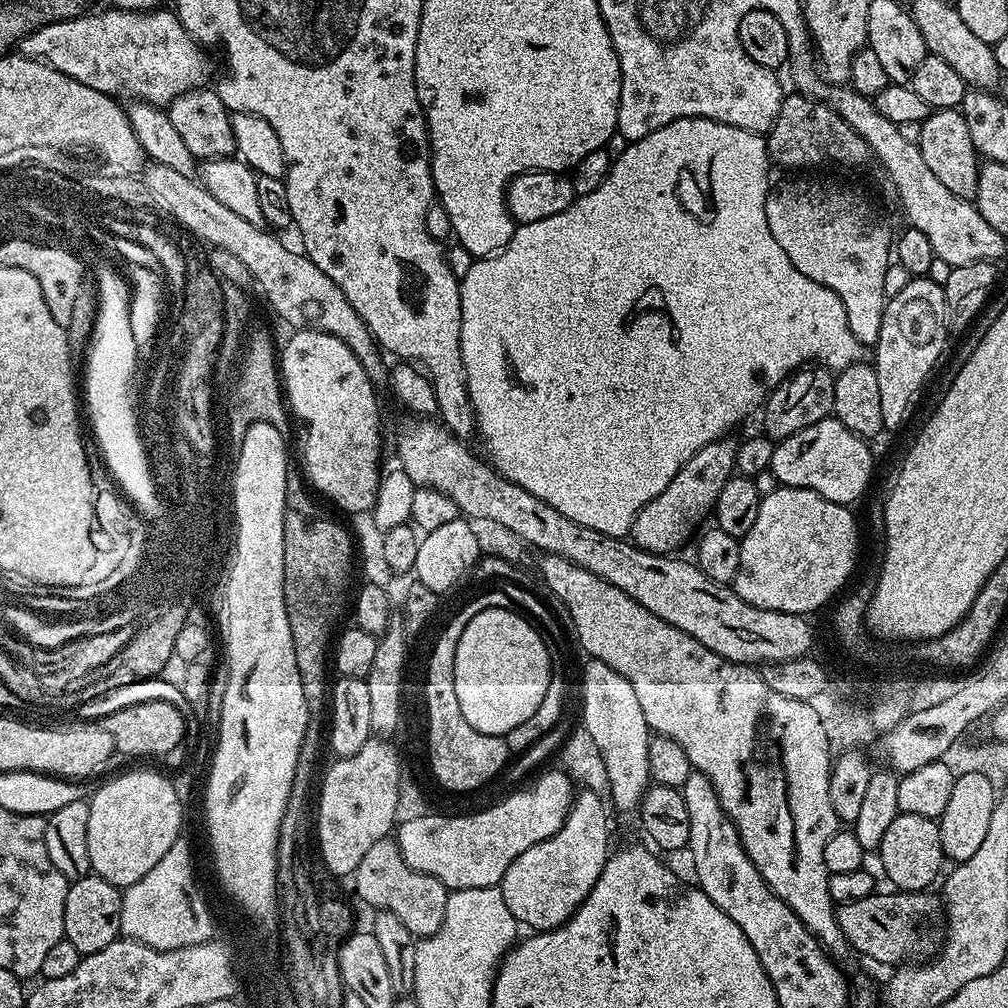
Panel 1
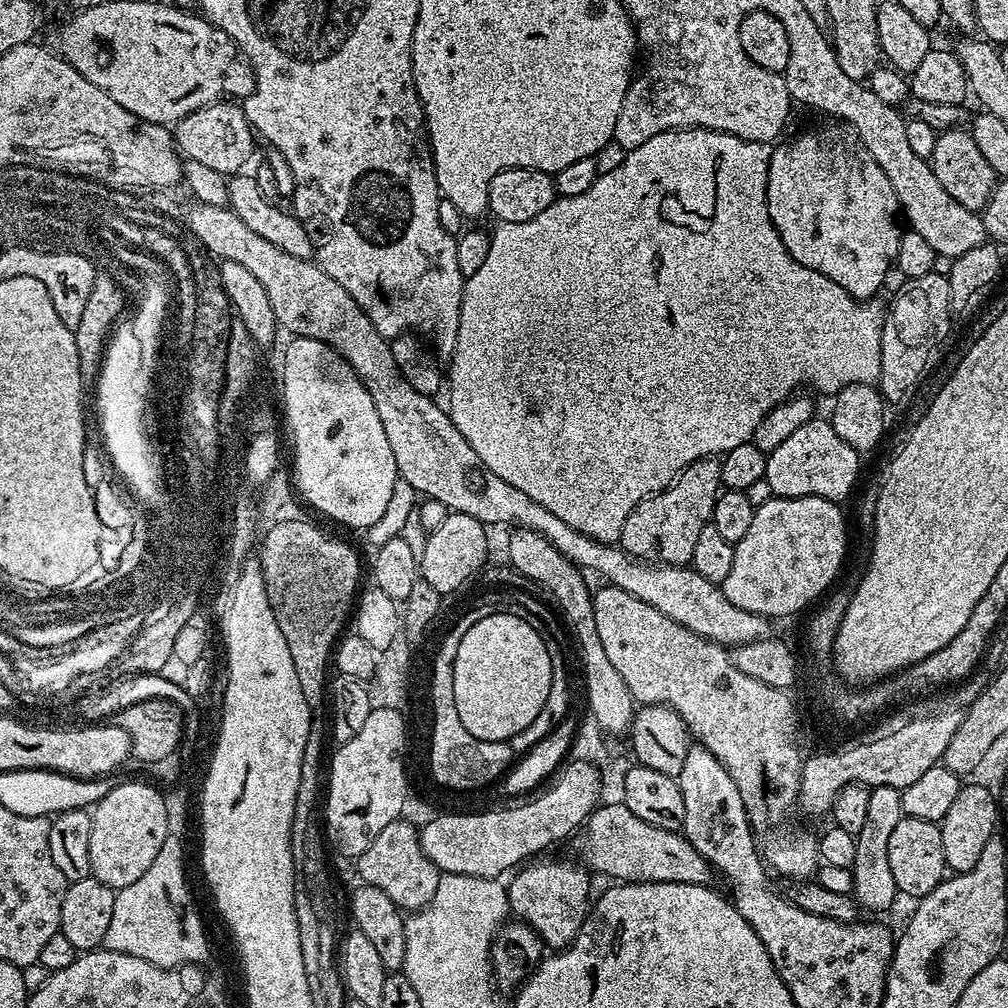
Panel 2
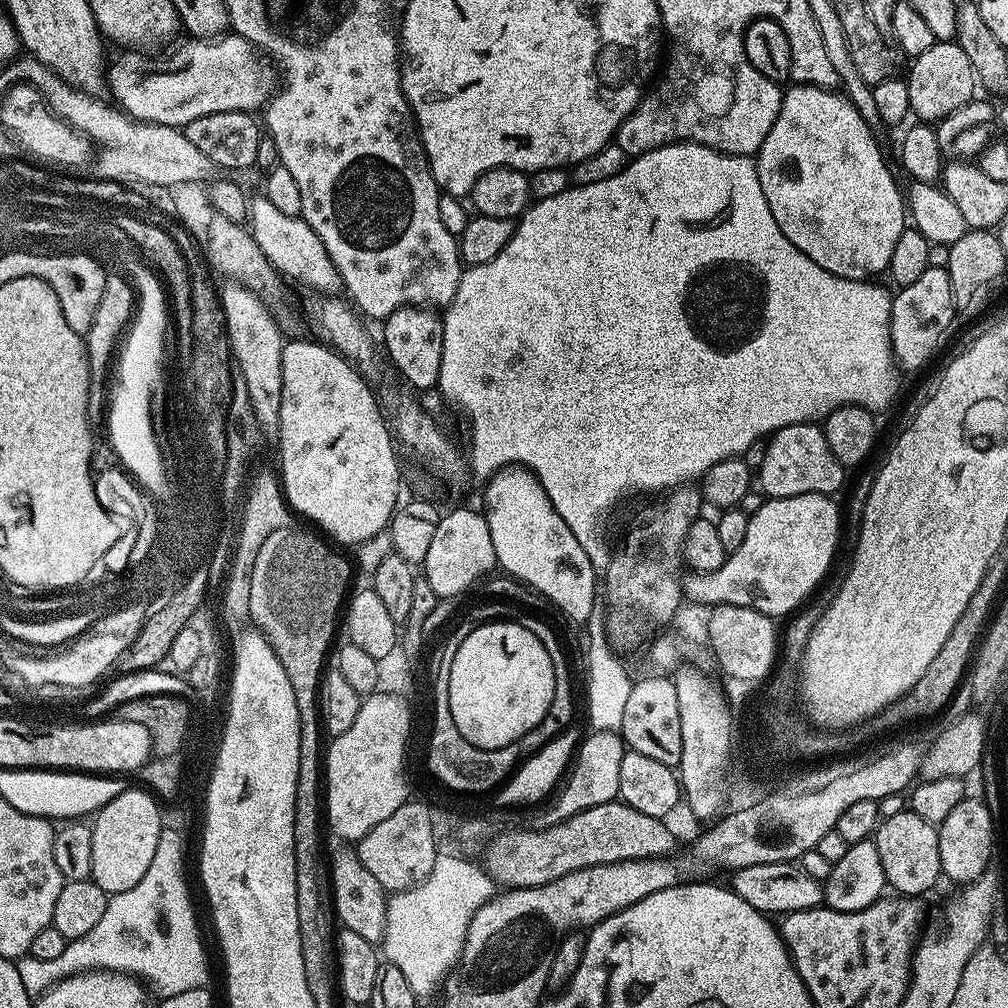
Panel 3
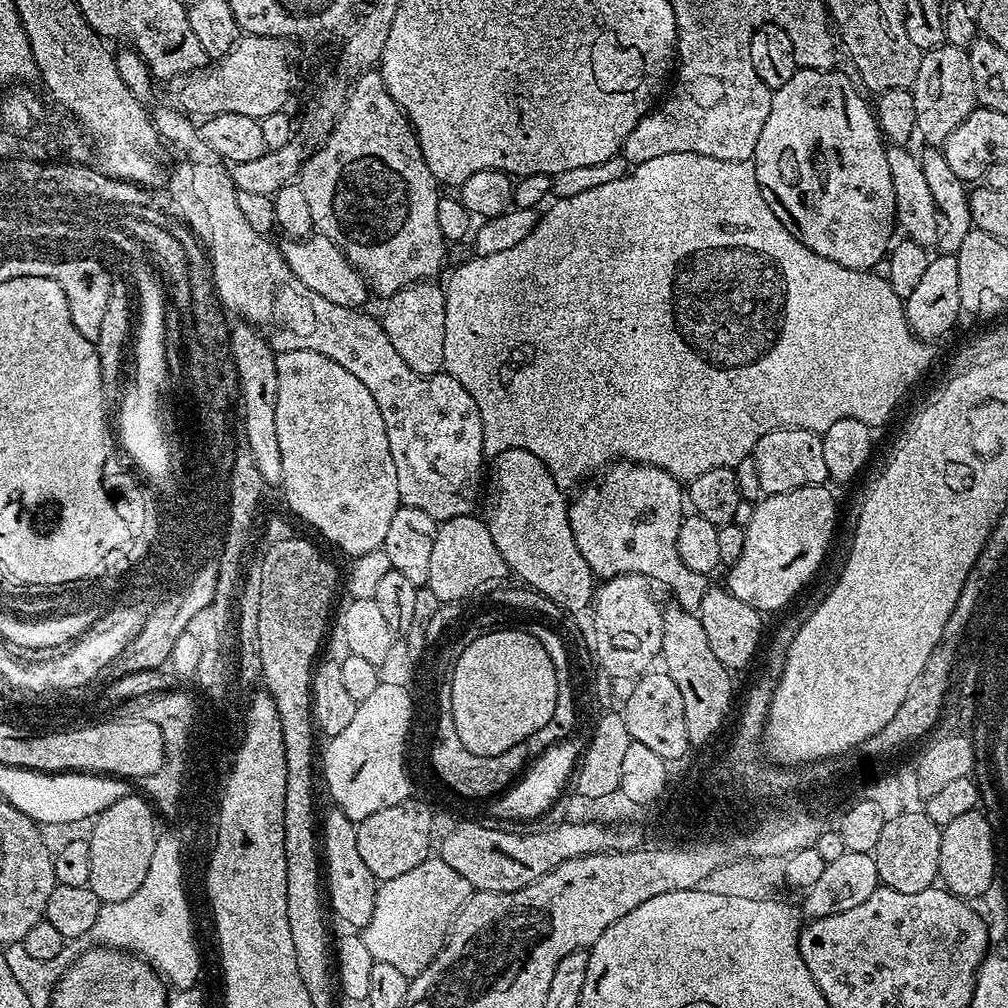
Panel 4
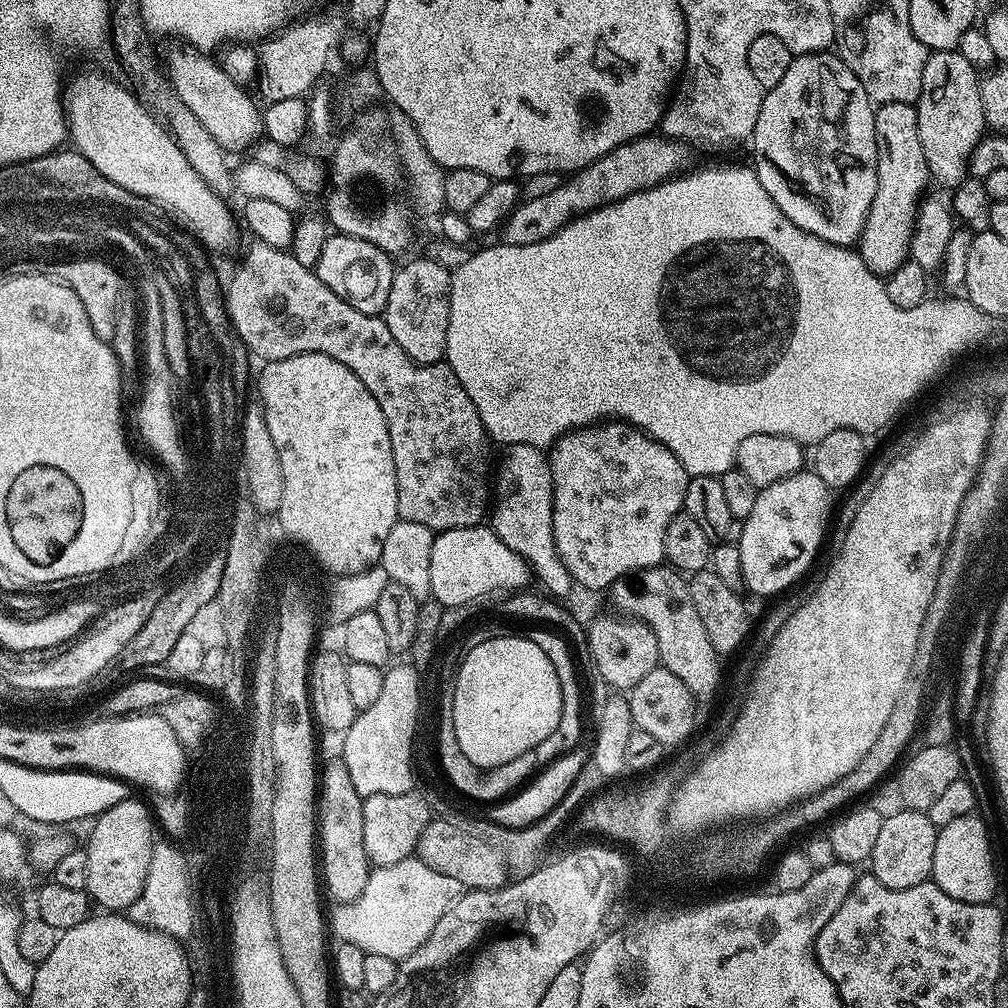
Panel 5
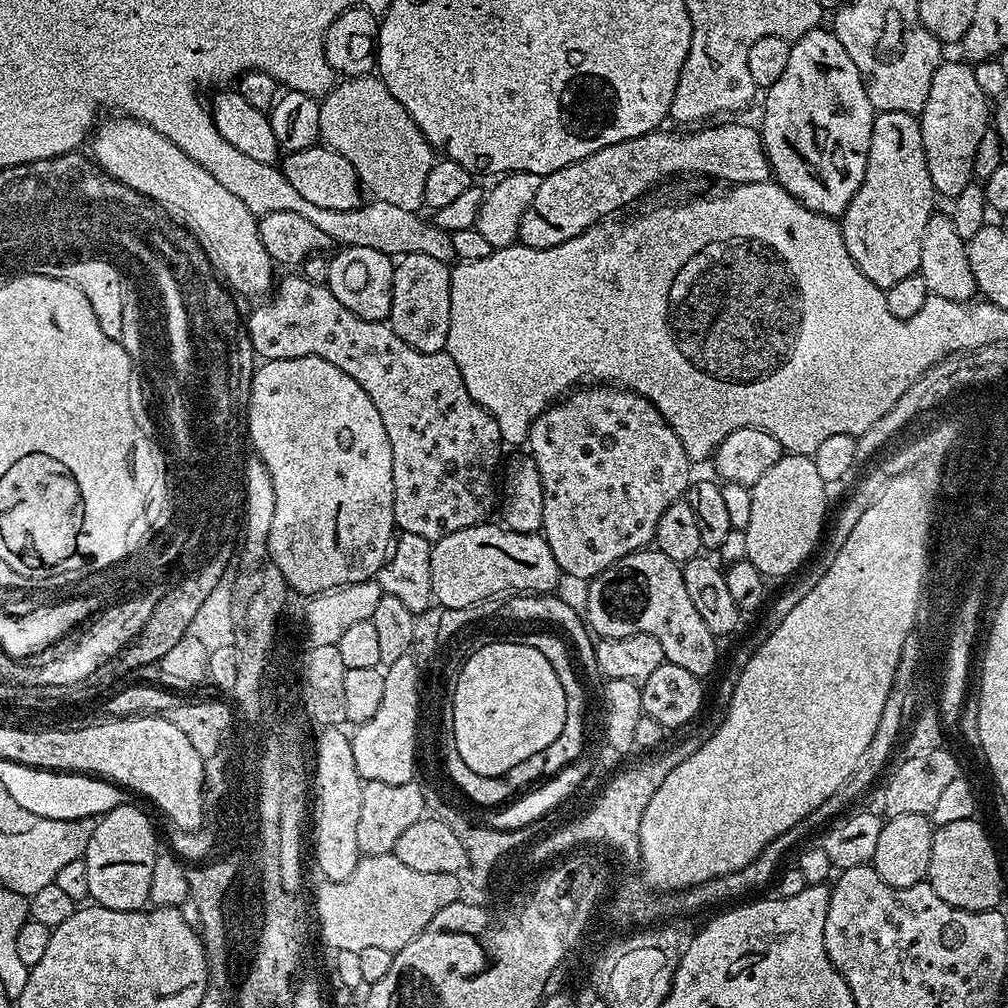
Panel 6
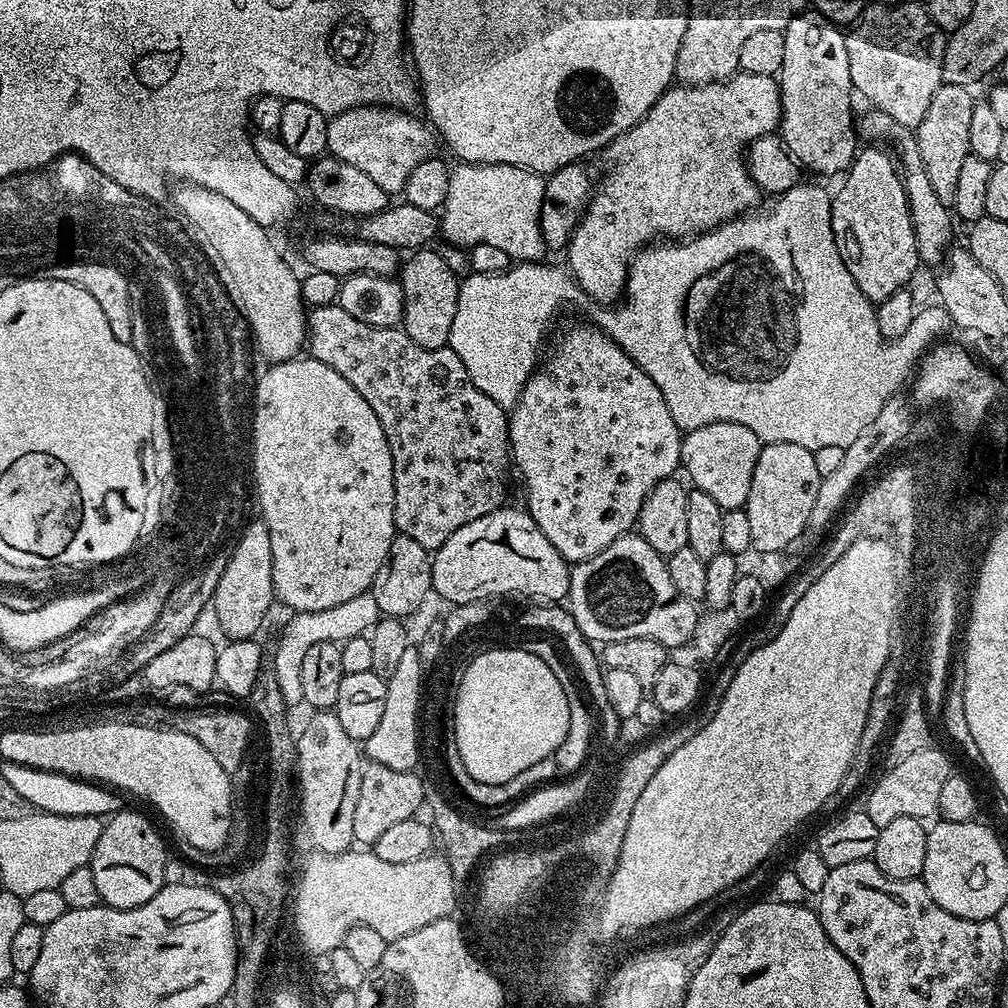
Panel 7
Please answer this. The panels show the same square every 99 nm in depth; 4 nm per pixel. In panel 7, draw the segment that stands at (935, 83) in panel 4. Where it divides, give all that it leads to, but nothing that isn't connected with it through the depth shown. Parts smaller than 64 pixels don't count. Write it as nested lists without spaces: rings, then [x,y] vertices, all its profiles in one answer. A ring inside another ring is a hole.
[[[941,83],[939,87],[920,125],[914,128],[914,135],[918,142],[918,154],[922,154],[922,166],[930,178],[930,186],[934,186],[934,194],[938,194],[944,204],[951,206],[958,191],[962,162],[966,162],[970,154],[970,117],[974,115],[974,97],[963,84]]]

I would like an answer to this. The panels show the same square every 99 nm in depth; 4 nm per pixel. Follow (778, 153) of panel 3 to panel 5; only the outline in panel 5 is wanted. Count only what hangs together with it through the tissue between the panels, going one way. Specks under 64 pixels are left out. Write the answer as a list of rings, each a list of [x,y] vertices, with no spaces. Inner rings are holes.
[[[828,50],[793,55],[790,70],[786,70],[782,82],[765,91],[758,122],[750,137],[751,163],[758,182],[762,182],[762,190],[770,194],[774,206],[794,226],[828,244],[852,246],[863,237],[874,190],[878,190],[875,117],[873,101],[869,100],[862,82],[858,82],[839,55]]]

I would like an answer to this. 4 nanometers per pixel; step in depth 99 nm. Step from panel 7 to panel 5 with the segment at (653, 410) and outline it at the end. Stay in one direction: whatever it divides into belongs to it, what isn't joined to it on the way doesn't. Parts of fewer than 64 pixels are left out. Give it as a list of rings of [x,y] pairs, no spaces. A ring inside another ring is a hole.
[[[597,422],[586,428],[577,428],[565,432],[550,449],[549,469],[552,471],[553,490],[553,540],[560,560],[565,564],[566,570],[572,576],[573,581],[582,587],[599,593],[611,589],[616,580],[624,576],[640,571],[642,568],[654,568],[665,563],[664,547],[666,546],[666,526],[670,526],[670,518],[674,518],[684,507],[686,498],[686,486],[689,482],[688,471],[674,458],[674,454],[666,446],[662,446],[651,436],[633,428],[631,424],[623,422]]]

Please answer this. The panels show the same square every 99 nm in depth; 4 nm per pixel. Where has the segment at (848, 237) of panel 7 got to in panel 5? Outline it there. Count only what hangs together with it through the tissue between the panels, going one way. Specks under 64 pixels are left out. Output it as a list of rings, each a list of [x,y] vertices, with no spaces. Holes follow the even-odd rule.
[[[890,102],[881,104],[875,109],[874,130],[878,146],[878,190],[874,190],[874,202],[868,211],[868,220],[864,224],[864,234],[858,244],[858,251],[866,267],[881,278],[887,278],[890,273],[909,259],[912,232],[915,229],[918,201],[923,190],[930,184],[928,163],[922,154],[922,138],[918,138],[918,114],[915,104],[906,102]]]

